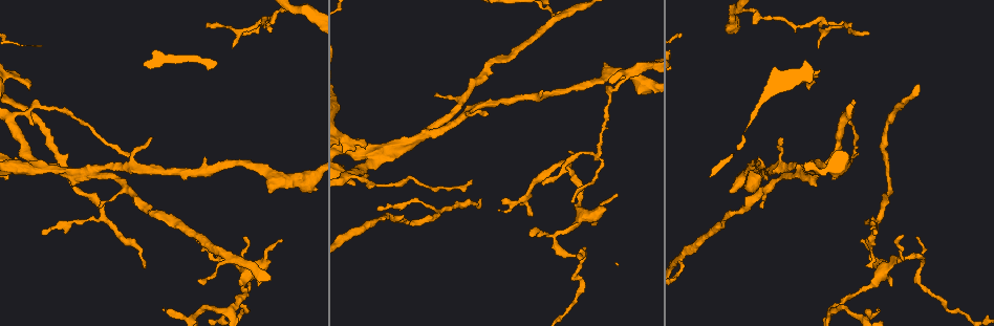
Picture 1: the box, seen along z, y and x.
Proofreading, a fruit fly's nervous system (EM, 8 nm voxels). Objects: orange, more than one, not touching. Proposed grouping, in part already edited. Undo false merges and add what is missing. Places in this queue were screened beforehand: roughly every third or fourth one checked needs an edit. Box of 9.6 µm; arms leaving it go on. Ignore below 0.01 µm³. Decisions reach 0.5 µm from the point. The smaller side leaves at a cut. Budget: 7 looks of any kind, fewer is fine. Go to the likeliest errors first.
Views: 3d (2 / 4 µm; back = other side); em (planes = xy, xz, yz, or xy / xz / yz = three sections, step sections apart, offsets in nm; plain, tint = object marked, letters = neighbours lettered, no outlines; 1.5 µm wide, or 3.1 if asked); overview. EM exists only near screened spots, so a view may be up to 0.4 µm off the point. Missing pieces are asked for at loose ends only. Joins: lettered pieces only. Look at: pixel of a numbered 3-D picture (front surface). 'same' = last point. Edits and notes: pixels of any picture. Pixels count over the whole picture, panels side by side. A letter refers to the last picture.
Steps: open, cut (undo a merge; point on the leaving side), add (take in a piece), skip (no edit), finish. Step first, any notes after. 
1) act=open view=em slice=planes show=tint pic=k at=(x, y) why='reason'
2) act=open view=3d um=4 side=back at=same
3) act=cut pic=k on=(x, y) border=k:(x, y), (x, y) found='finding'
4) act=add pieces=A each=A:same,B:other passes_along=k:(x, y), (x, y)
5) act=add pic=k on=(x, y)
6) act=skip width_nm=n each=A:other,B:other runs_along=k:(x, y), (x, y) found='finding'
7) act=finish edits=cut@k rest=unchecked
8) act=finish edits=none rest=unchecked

act=open view=3d um=4 pic=1 at=(877, 233) why='thin end'

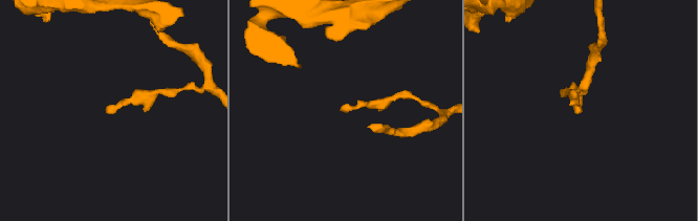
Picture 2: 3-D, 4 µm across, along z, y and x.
act=open view=em slice=planes show=letters pic=2 at=(108, 112)

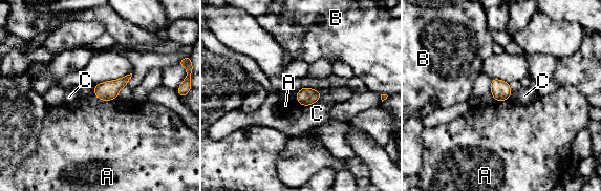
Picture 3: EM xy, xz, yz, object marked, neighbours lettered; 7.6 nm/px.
act=skip width_nm=130 each=A:other,B:other,C:other border=3:(93, 94), (103, 100), (116, 98) found='no lettered piece goes on from it'

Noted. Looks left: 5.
act=open view=em slice=planes show=plain pic=1 at=(851, 25) why='an open end'

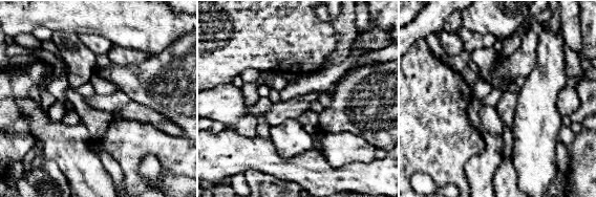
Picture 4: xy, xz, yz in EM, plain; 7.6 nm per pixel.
act=open view=em slice=planes show=letters at=same why='what lies round it'

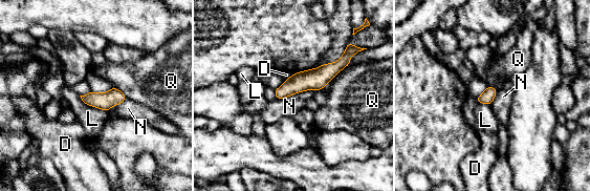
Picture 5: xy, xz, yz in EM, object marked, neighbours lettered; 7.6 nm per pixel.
act=skip width_nm=100 each=D:other,L:other,N:other,Q:other border=5:(312, 89), (277, 99) found='none of them fits'

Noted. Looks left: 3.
act=open view=3d um=2 pic=1 at=(363, 142) why='thin end'

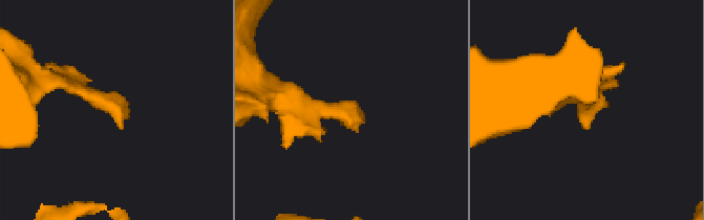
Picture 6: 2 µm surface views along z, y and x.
act=open view=em slice=xz step=8 show=letters pic=6 at=(358, 113)

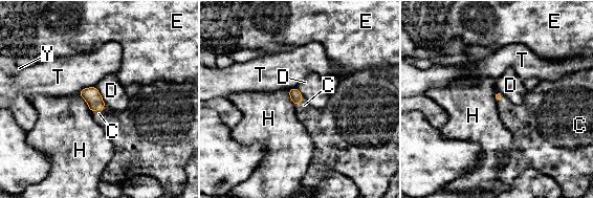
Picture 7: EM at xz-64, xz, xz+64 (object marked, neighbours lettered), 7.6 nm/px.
act=open view=em slice=planes show=letters at=same why='another direction'

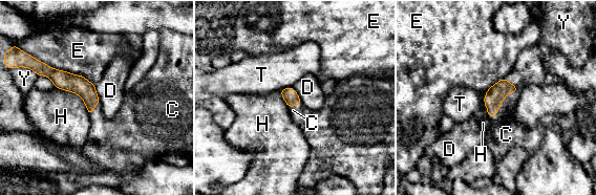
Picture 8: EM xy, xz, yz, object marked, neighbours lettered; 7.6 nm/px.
act=add pieces=C each=C:same,D:other,E:other,H:other,T:other,Y:other passes_along=8:(495, 94), (501, 103), (506, 134) found='it goes on there'

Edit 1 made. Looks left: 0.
act=finish edits=add@8 rest=unchecked

